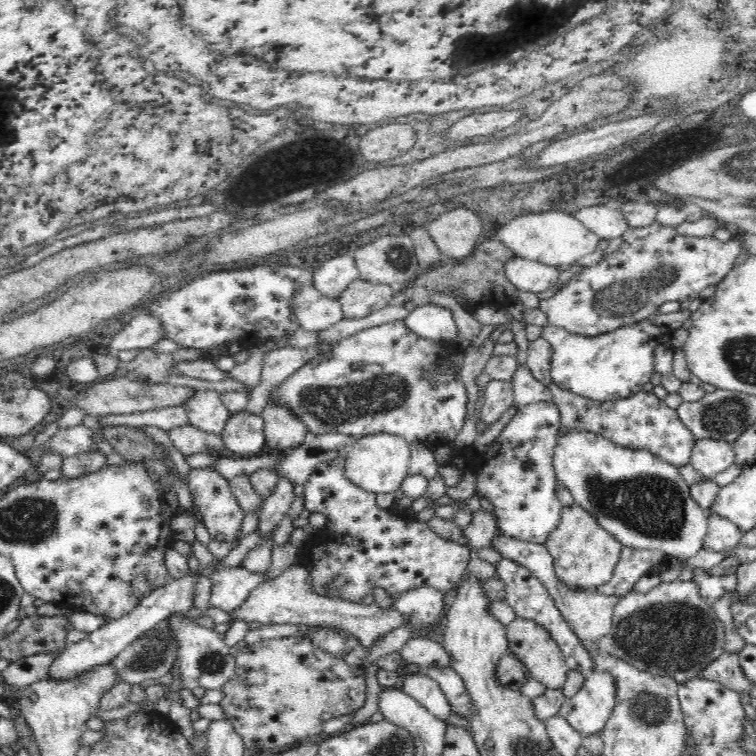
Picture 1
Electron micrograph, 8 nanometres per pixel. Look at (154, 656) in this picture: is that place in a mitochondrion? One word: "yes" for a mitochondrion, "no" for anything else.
yes

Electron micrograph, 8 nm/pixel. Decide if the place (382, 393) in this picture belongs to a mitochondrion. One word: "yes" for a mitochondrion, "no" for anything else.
yes

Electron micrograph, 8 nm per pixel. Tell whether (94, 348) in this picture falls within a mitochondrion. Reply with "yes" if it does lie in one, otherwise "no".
no

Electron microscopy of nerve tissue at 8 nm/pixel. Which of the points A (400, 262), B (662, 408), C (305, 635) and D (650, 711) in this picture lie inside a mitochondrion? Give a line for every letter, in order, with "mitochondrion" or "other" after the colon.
A: mitochondrion
B: other
C: other
D: mitochondrion

